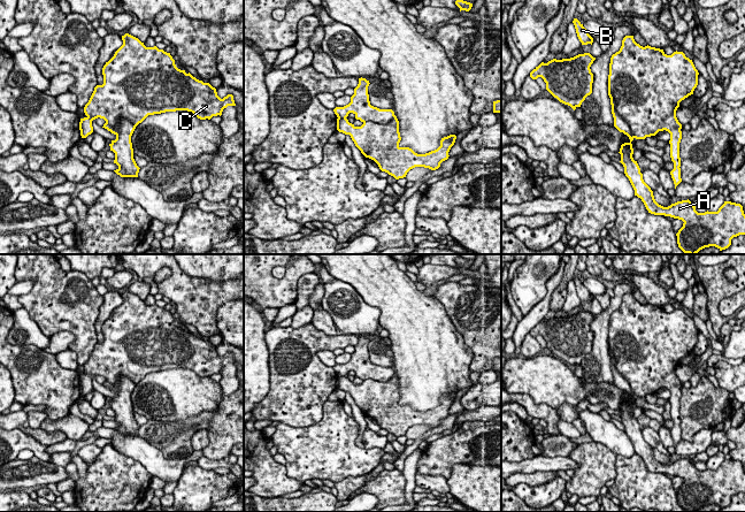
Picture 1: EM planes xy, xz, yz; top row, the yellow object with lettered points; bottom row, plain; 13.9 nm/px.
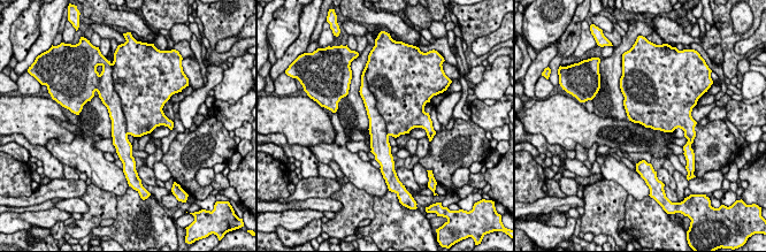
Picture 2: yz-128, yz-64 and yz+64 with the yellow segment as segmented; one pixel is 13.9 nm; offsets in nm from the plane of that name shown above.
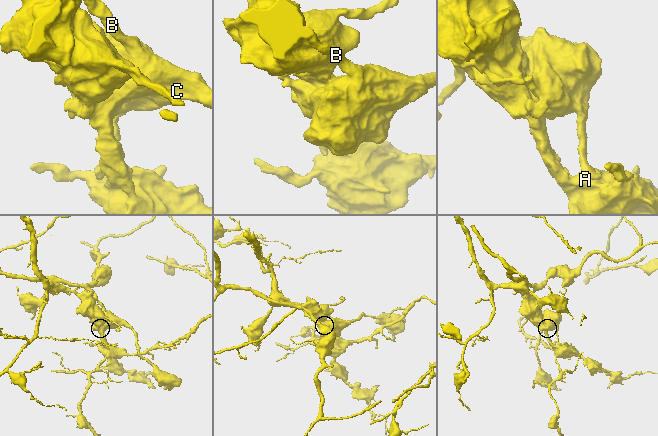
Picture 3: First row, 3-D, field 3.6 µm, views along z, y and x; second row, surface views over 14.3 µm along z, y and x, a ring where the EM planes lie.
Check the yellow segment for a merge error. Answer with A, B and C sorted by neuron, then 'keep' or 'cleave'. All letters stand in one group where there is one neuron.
A / B C | cleave

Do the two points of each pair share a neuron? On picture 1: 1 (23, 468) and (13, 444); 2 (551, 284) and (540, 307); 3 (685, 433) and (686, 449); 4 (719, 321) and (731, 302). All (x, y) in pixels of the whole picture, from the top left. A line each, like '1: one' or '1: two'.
1: two
2: one
3: two
4: two

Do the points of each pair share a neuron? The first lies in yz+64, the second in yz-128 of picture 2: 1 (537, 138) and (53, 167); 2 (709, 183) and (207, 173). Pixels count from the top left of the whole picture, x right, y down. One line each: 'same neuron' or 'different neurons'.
1: same neuron
2: same neuron

